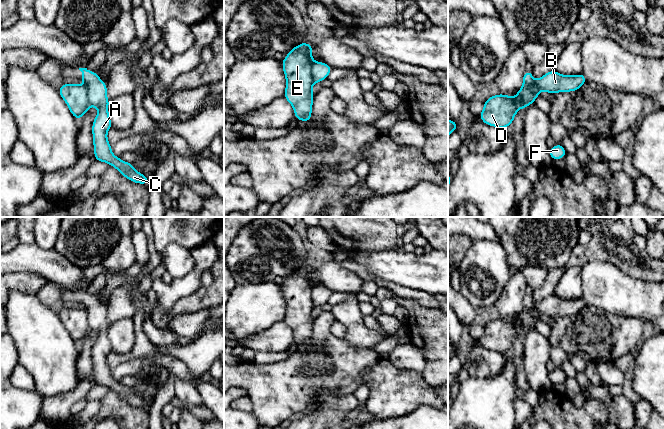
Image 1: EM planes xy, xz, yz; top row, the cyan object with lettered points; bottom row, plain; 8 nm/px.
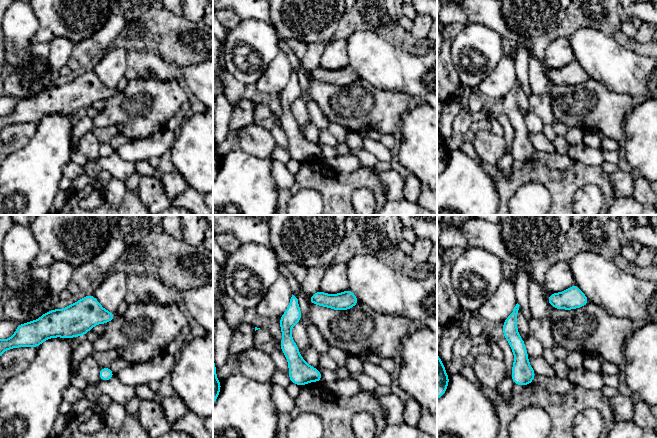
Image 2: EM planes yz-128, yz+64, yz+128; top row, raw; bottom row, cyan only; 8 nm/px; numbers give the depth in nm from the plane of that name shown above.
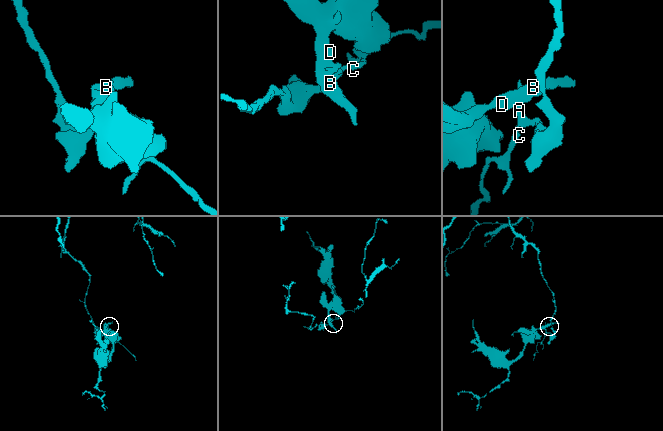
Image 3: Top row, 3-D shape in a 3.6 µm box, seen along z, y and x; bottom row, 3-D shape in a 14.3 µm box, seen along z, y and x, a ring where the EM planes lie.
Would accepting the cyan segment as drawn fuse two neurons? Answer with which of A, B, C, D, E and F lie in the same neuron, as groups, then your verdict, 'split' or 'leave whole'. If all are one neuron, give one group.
A C F / B D E; split

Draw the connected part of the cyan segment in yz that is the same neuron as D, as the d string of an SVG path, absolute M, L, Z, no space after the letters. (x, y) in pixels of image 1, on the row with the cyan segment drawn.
M498 94L491 96L484 102L484 109L478 115L482 122L505 129L513 124L514 117L520 108L527 108L532 103L524 102L517 94L514 99L511 95Z

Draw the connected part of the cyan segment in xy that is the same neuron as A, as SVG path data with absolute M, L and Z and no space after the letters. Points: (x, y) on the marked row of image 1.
M79 68L82 72L81 78L86 83L88 89L88 100L90 105L98 108L97 116L92 125L93 147L95 160L106 162L116 168L122 176L138 184L150 185L151 180L146 178L141 172L133 169L133 163L122 161L113 155L111 144L107 140L107 132L112 128L111 119L108 114L107 85L100 77L87 68Z

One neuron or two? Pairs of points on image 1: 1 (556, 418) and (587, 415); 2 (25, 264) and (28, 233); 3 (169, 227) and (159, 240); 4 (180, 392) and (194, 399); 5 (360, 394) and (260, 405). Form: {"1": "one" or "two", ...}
{"1": "one", "2": "two", "3": "one", "4": "one", "5": "two"}

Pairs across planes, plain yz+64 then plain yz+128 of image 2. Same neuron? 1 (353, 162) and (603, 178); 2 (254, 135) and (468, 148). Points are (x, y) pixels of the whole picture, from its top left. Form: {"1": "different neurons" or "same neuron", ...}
{"1": "different neurons", "2": "different neurons"}

